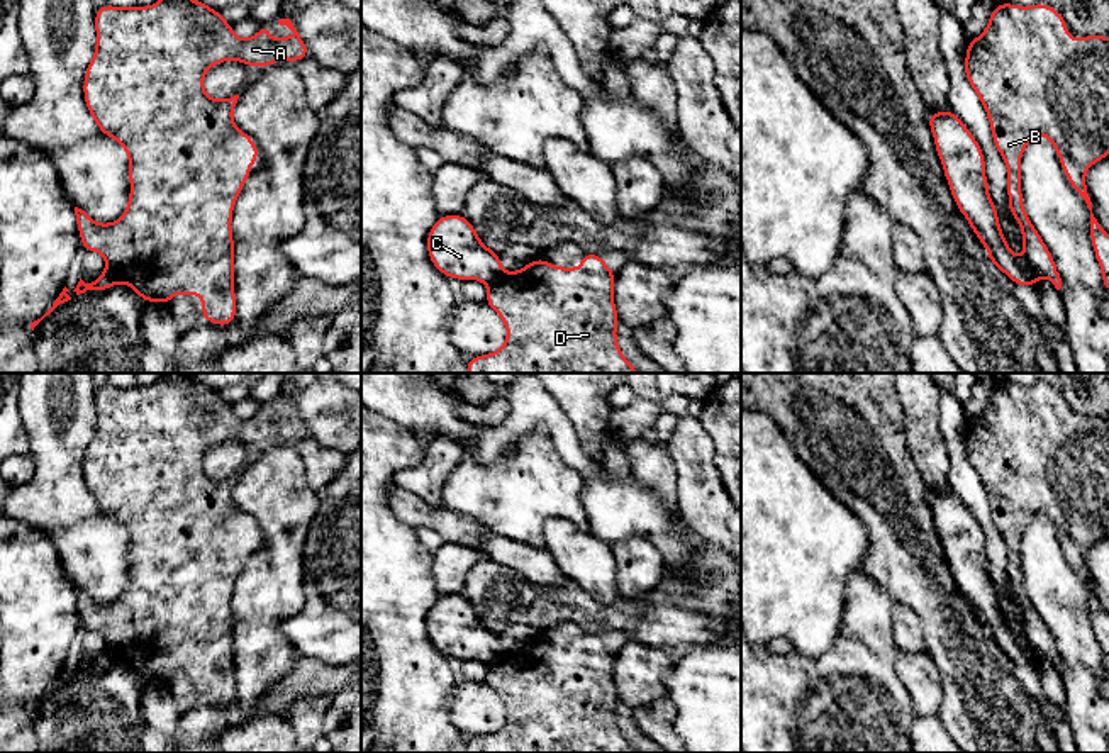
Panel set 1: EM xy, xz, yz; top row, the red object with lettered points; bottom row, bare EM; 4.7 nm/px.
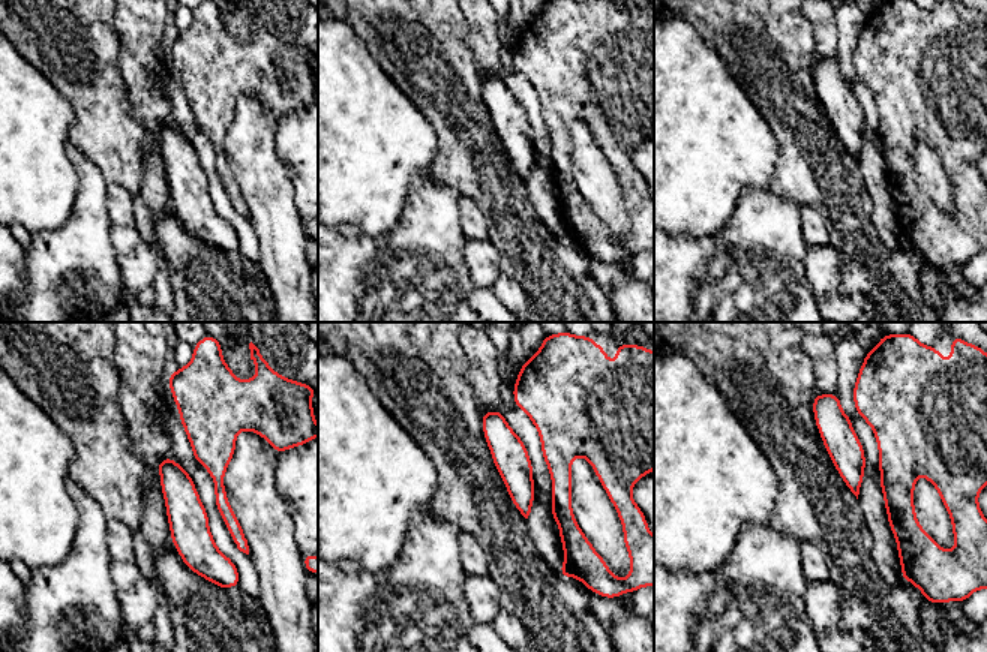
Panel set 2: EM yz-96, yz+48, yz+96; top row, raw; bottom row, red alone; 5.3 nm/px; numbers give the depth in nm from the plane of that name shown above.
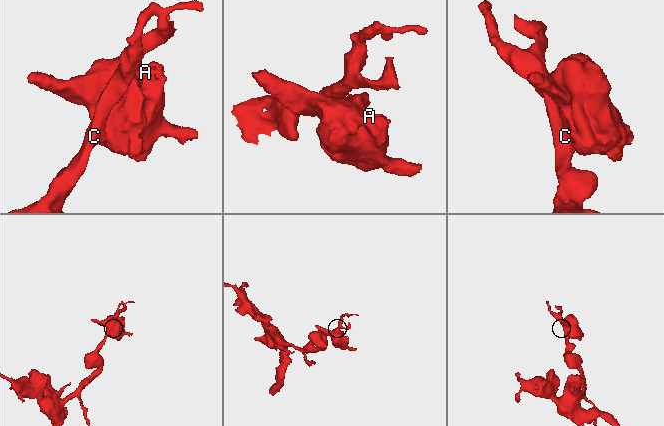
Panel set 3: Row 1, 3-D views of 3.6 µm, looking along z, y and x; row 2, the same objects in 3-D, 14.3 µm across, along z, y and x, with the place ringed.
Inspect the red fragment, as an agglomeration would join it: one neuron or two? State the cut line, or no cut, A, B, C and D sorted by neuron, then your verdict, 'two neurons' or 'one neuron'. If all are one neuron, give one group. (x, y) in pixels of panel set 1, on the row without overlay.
xy (107, 645), (117, 652), (121, 660) | A B D / C | two neurons

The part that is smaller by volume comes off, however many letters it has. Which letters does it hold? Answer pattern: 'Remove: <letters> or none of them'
Remove: A, B, D

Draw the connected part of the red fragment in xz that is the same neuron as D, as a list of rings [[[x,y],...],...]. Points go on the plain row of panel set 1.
[[[582,631],[582,646],[565,648],[541,636],[488,665],[485,683],[507,707],[504,726],[466,739],[468,753],[639,753],[621,733],[616,707],[614,658],[600,634]]]

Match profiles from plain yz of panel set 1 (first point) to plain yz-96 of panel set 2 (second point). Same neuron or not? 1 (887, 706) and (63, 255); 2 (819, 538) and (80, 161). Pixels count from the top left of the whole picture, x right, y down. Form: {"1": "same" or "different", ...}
{"1": "same", "2": "different"}

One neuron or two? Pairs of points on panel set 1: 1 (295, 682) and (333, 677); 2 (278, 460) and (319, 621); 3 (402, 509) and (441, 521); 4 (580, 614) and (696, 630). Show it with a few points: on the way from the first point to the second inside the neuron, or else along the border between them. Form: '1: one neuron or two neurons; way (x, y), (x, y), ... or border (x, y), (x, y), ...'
1: one neuron; way (304, 682), (324, 679)
2: two neurons; border (312, 521), (306, 538), (304, 601)
3: one neuron; way (412, 511), (431, 518)
4: one neuron; way (609, 616), (667, 619)

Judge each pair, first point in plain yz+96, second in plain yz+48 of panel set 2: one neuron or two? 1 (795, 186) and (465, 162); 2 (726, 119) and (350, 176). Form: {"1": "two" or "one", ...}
{"1": "one", "2": "one"}

